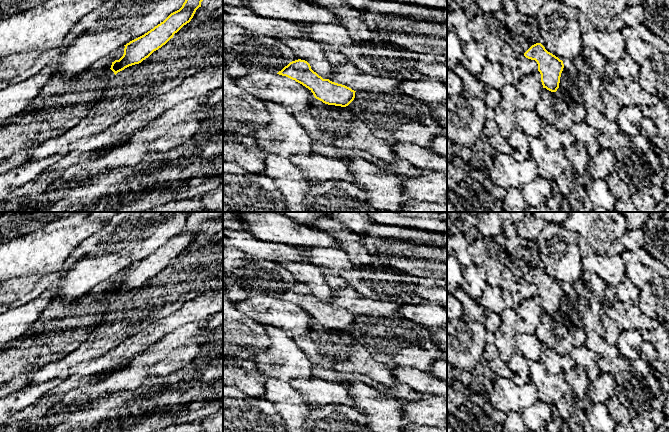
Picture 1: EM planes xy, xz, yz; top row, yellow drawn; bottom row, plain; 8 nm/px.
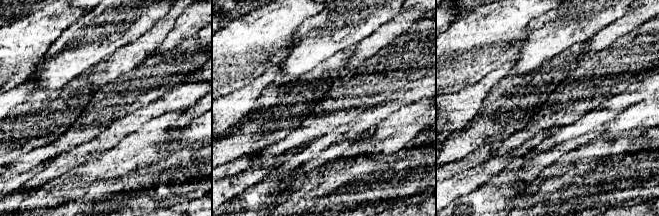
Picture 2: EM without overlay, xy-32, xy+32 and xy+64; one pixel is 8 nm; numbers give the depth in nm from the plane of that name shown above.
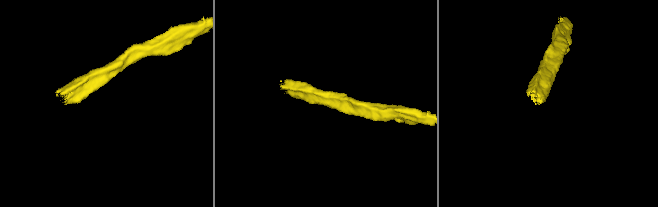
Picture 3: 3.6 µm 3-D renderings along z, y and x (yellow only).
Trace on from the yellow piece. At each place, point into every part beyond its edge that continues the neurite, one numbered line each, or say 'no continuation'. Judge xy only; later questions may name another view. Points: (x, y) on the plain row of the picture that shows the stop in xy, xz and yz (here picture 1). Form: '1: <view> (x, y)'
no continuation

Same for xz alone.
no continuation

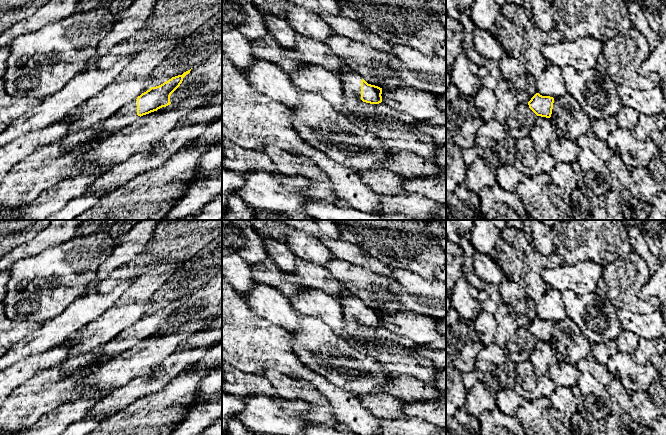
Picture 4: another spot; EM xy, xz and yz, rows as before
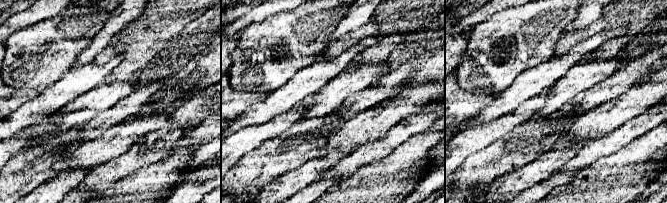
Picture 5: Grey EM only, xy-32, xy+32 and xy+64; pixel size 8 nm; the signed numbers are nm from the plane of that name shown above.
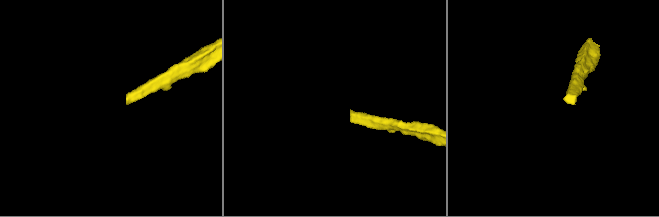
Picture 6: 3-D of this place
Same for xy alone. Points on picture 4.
1: xy (126, 339)

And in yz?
no continuation

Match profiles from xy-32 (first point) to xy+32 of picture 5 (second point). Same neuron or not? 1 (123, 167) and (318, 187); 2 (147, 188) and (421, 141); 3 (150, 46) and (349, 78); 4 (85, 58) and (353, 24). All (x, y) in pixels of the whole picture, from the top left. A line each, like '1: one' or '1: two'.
1: two
2: one
3: two
4: one

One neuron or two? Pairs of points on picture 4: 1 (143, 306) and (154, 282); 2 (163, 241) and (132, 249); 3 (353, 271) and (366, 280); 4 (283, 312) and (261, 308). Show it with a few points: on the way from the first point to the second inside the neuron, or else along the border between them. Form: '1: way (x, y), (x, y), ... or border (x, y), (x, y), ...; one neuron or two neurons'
1: border (152, 296), (123, 305); two neurons
2: border (155, 230), (143, 250); two neurons
3: way (356, 274), (363, 279); one neuron
4: way (278, 310), (276, 308), (266, 308); one neuron

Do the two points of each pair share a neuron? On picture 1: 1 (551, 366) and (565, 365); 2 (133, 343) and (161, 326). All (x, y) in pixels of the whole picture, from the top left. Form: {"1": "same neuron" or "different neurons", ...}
{"1": "same neuron", "2": "same neuron"}

